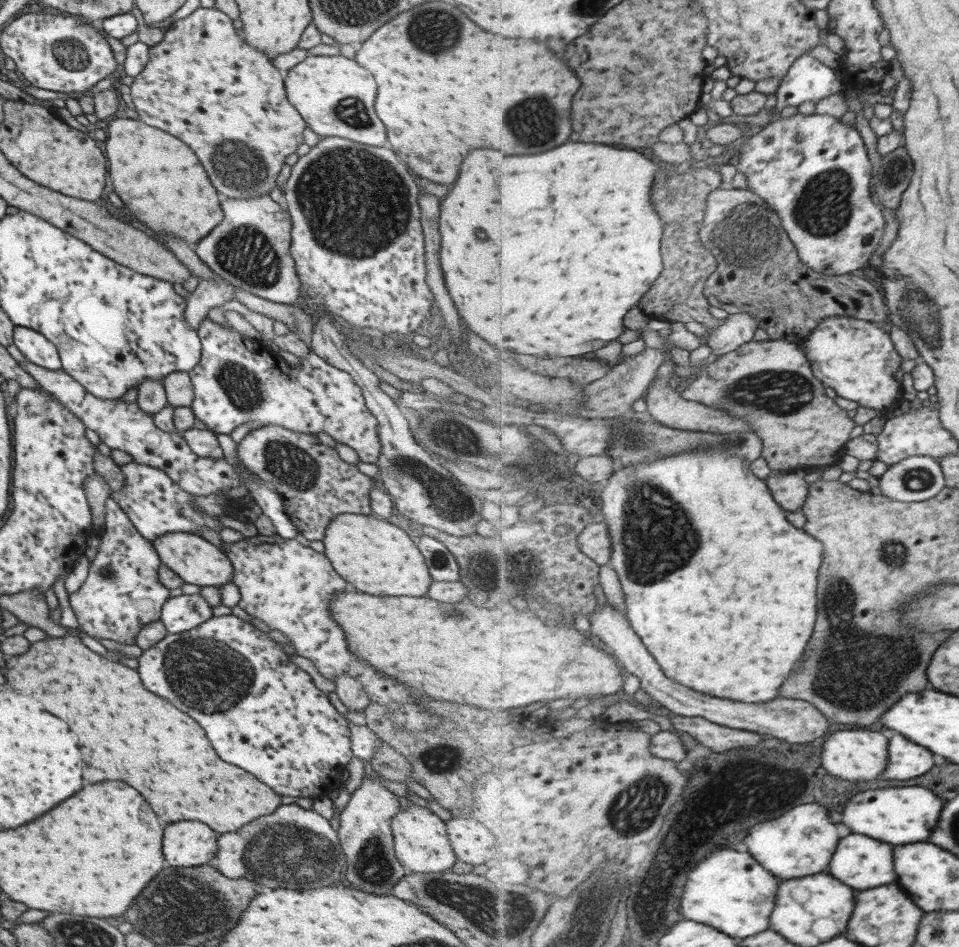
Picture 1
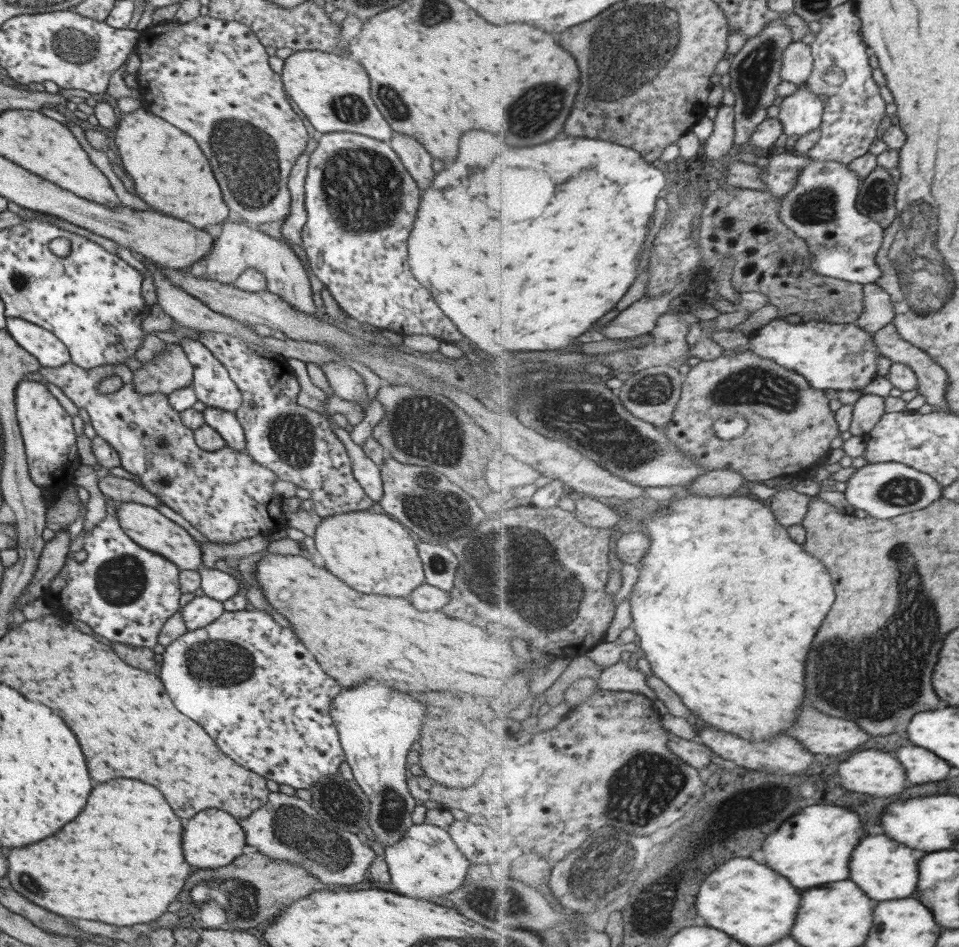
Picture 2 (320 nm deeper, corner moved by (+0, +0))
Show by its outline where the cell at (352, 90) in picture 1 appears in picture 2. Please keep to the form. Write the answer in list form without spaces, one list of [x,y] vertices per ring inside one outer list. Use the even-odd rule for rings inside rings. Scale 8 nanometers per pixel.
[[[318,50],[293,51],[285,58],[280,73],[287,96],[301,110],[317,134],[348,132],[389,142],[391,128],[375,110],[369,98],[369,80],[357,62],[347,62],[340,54]]]

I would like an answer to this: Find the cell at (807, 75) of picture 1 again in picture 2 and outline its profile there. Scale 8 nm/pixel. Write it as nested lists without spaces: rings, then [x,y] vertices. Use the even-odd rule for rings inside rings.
[[[805,85],[797,88],[795,95],[785,97],[780,104],[778,117],[789,136],[805,136],[822,126],[826,104]]]

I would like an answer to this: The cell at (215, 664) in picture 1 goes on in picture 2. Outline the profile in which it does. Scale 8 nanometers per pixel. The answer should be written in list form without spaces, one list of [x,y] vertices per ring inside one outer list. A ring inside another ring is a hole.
[[[223,611],[213,622],[199,629],[190,630],[178,636],[161,653],[163,661],[158,667],[157,676],[161,678],[169,698],[173,700],[175,708],[189,716],[193,722],[197,722],[221,748],[223,754],[227,754],[233,762],[239,766],[259,774],[266,780],[271,780],[277,785],[287,785],[294,789],[309,790],[310,786],[317,784],[321,778],[328,774],[335,774],[339,764],[344,761],[344,752],[342,751],[335,725],[332,723],[330,706],[332,698],[342,689],[342,686],[335,682],[325,671],[317,664],[313,655],[297,641],[297,636],[289,627],[281,627],[267,611]]]

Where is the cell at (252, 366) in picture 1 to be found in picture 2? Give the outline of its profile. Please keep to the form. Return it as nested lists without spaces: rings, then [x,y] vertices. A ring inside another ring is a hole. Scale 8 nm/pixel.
[[[185,337],[179,346],[192,366],[189,386],[194,390],[196,400],[206,407],[235,412],[241,395],[225,367],[198,340]]]

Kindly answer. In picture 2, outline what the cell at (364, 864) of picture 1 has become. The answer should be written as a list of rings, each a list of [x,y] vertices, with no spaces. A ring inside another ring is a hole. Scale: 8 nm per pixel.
[[[369,679],[360,685],[342,688],[332,698],[330,706],[332,723],[344,752],[344,761],[351,769],[353,782],[365,793],[368,800],[368,828],[371,832],[369,835],[383,844],[384,848],[397,842],[409,826],[413,825],[411,811],[416,800],[409,794],[406,785],[405,757],[411,744],[419,738],[419,730],[427,714],[427,708],[411,694],[413,693],[395,690],[383,681]]]

